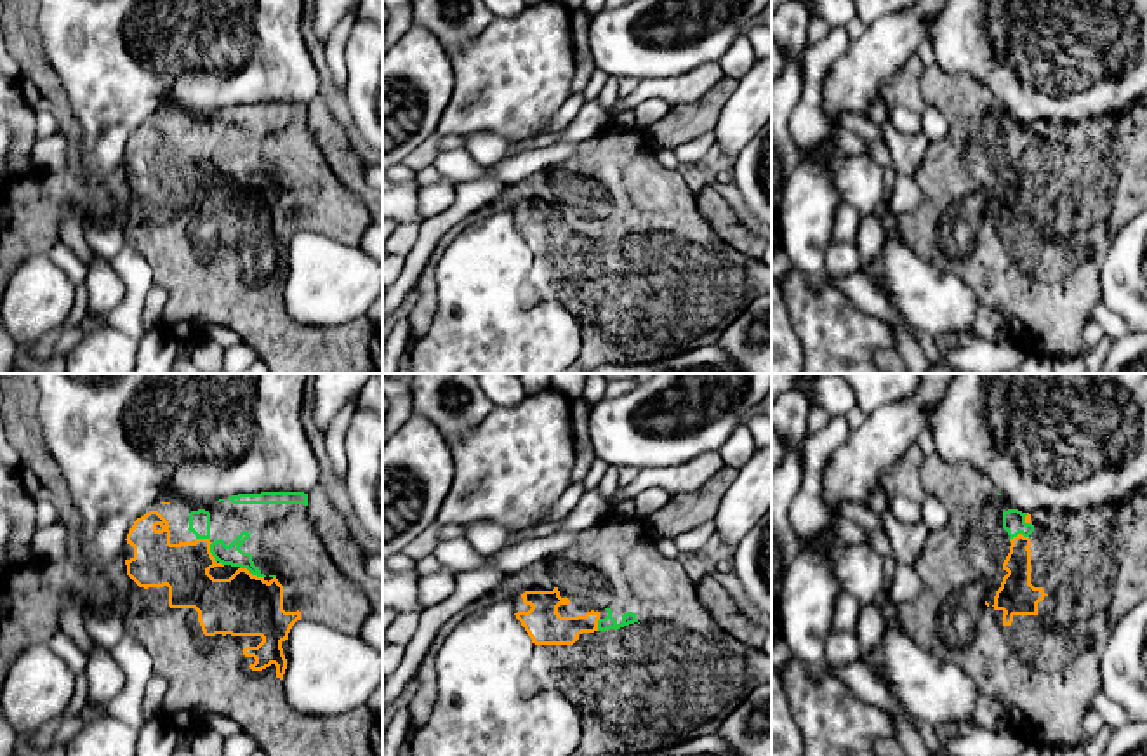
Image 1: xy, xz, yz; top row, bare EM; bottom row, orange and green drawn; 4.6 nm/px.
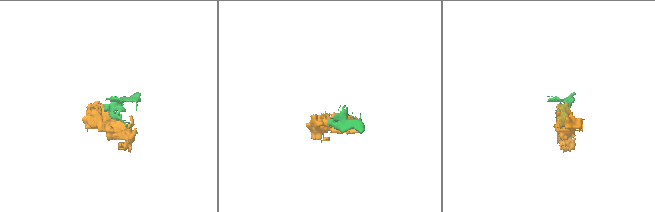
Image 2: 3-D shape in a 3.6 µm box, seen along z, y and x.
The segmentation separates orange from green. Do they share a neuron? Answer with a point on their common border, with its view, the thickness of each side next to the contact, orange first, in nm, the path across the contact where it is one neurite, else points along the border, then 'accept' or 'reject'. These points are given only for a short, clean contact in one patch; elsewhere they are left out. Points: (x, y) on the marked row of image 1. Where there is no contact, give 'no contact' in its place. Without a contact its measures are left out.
xy (251, 574) | 280/100 nm | accept

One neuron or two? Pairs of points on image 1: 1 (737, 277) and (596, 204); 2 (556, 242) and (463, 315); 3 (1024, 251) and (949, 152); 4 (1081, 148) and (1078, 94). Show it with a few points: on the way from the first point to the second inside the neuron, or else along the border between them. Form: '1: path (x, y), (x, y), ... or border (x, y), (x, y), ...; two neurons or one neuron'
1: path (702, 251), (656, 204), (631, 204); one neuron
2: border (532, 263), (525, 280); two neurons
3: path (1024, 221), (1024, 209), (979, 164); one neuron
4: border (1120, 112), (1078, 122), (1038, 120); two neurons

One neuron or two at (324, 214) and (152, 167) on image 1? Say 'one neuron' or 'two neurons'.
one neuron

